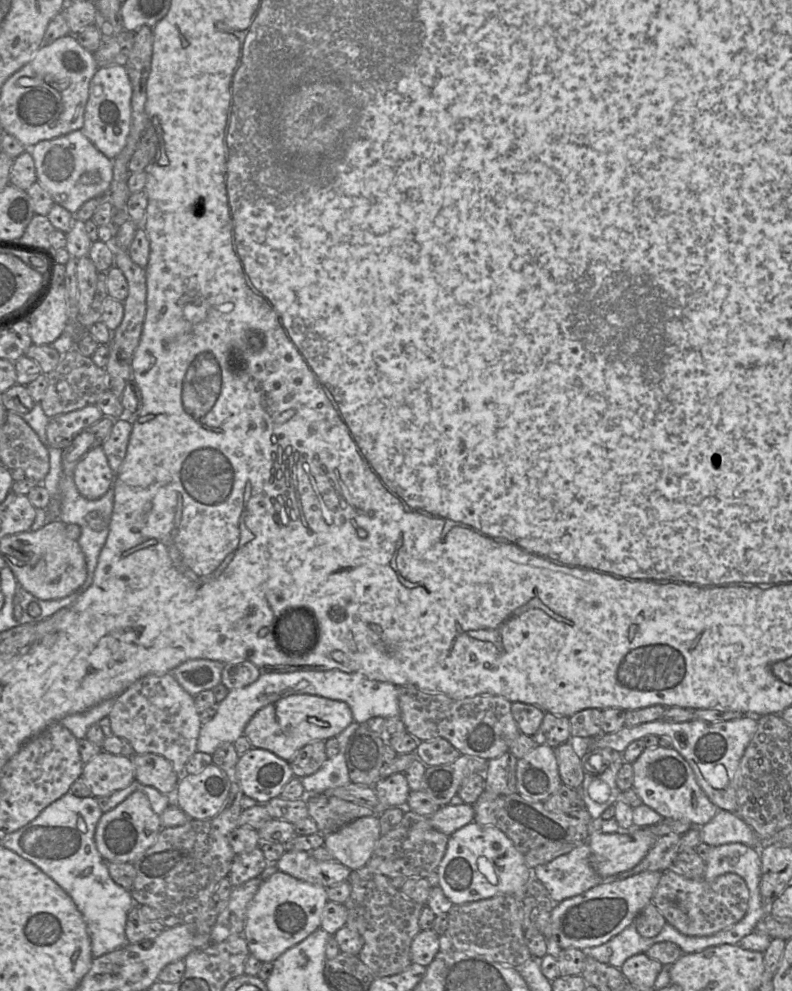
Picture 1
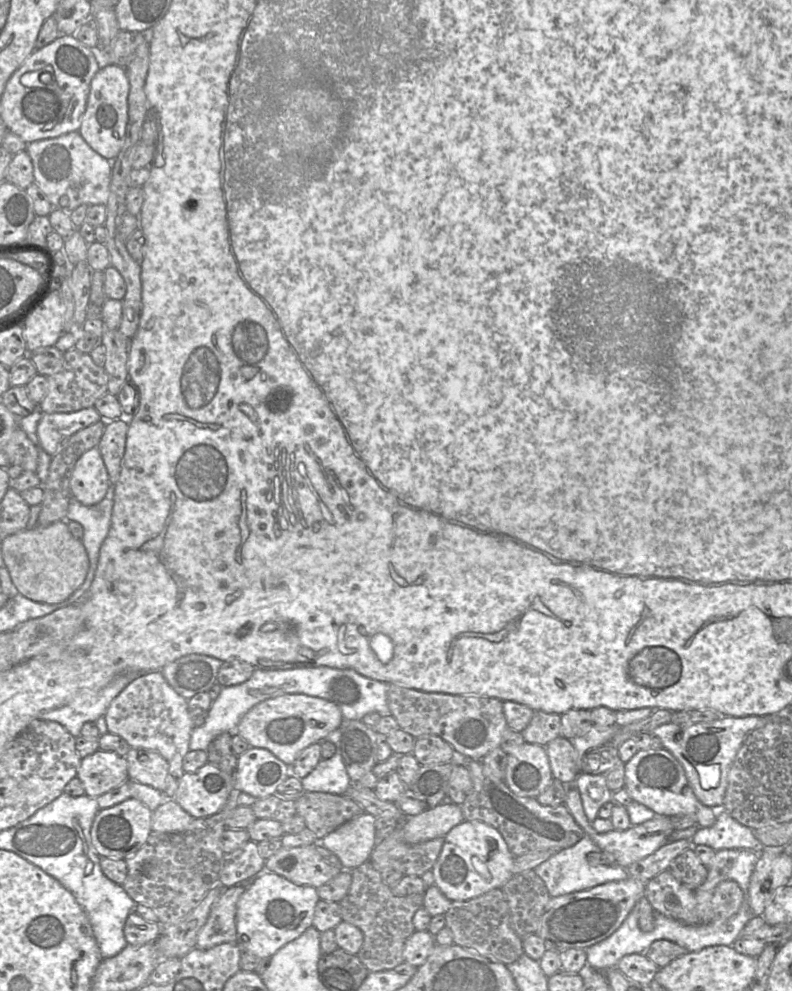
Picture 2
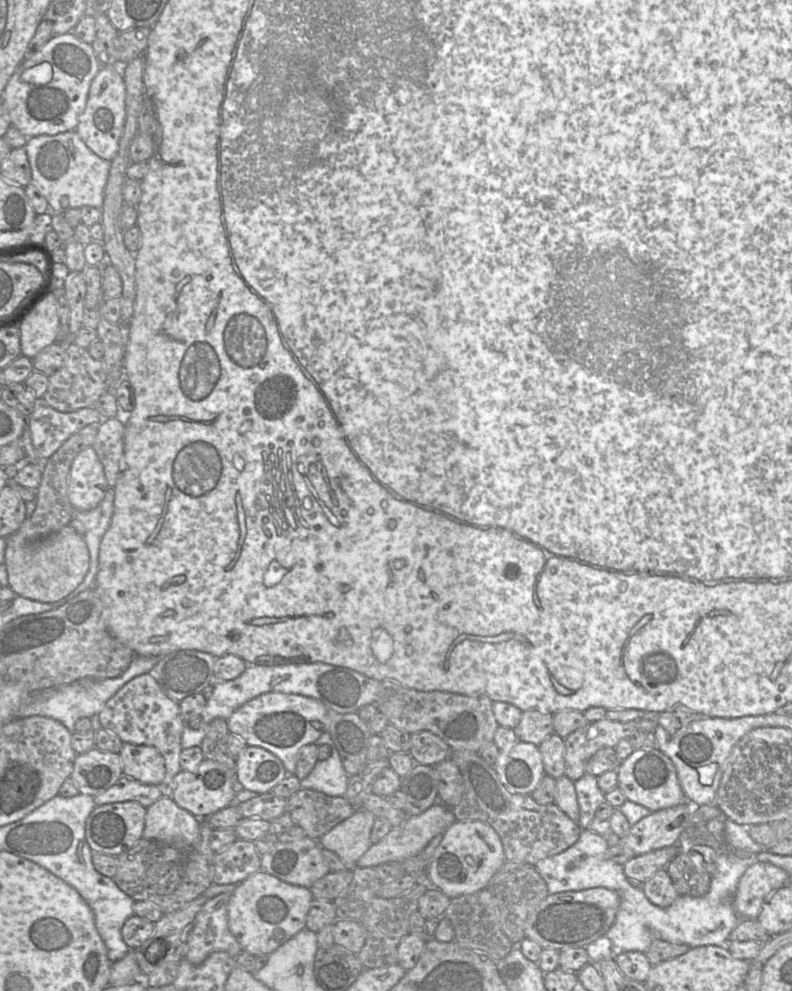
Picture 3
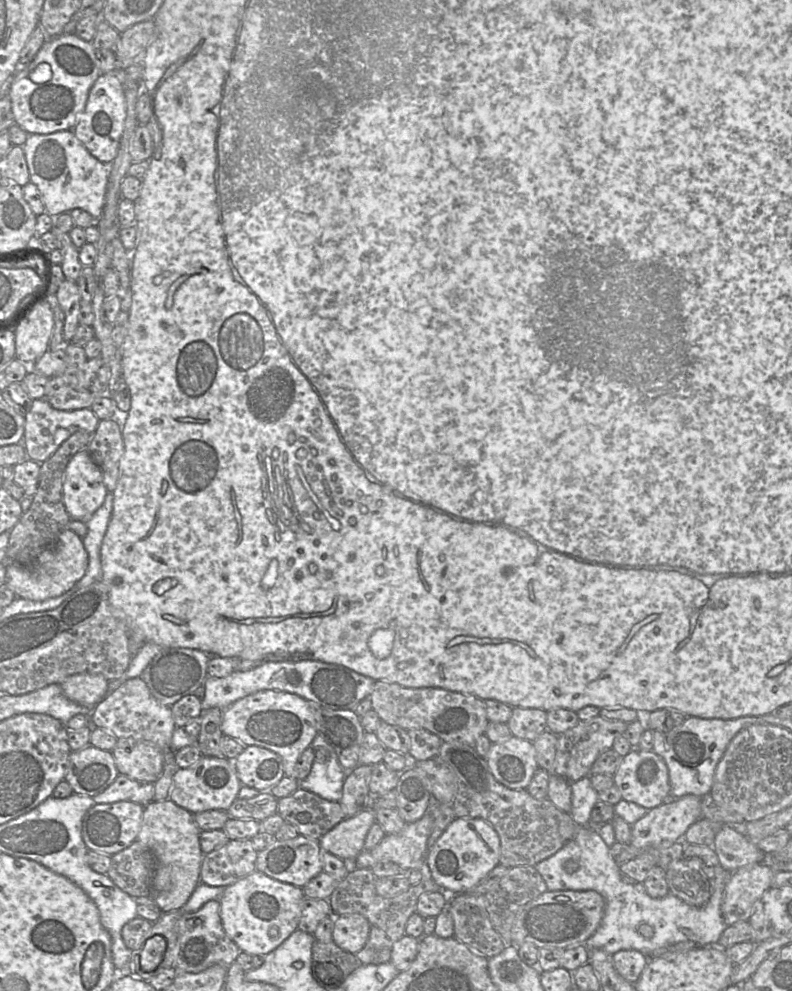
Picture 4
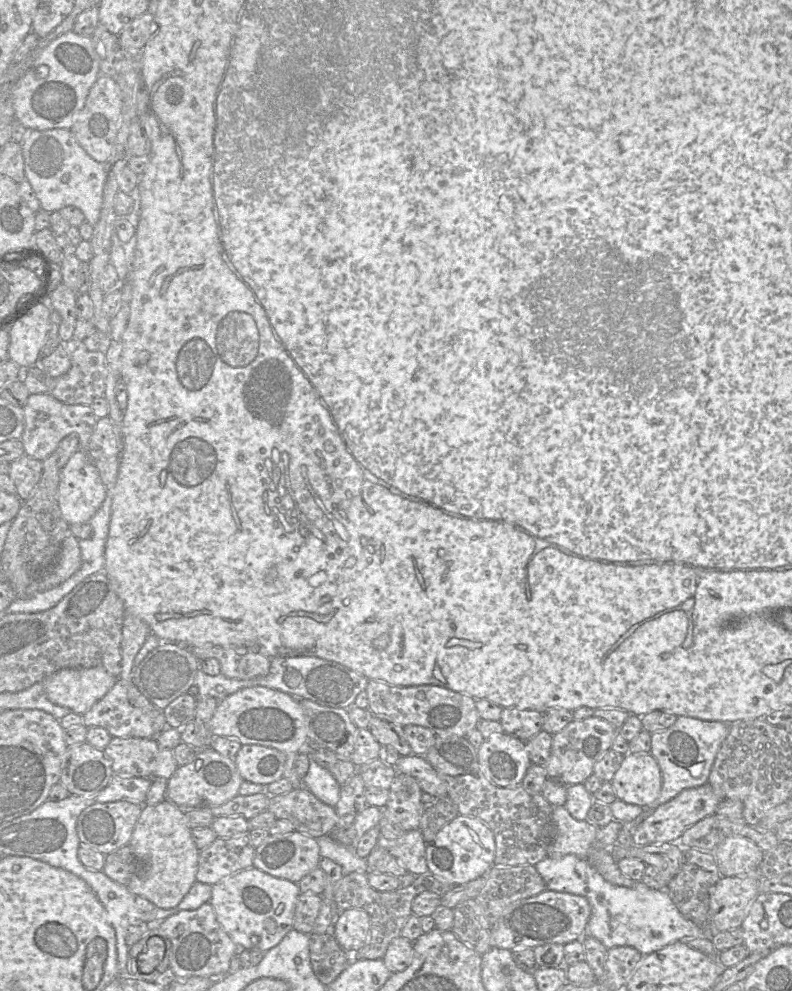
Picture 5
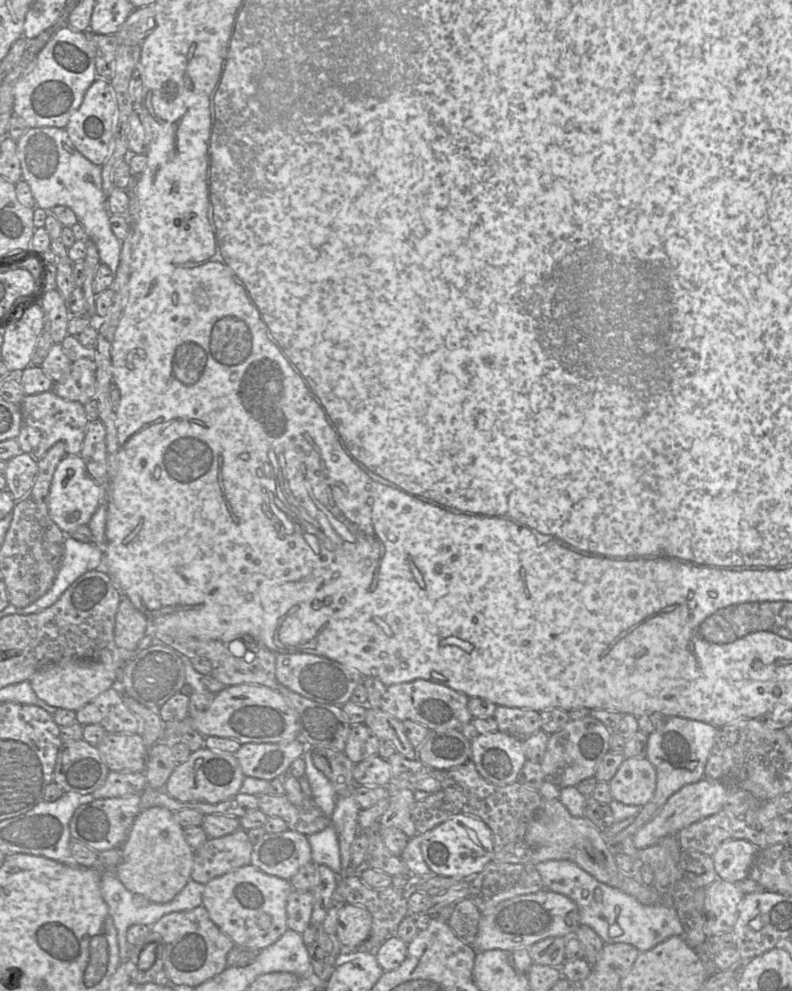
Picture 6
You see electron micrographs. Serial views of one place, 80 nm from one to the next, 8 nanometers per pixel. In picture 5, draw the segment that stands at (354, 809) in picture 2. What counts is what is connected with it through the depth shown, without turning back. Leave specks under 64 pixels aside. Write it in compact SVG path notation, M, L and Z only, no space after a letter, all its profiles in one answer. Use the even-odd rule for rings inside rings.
M305 787L270 796L267 810L276 819L289 821L295 831L315 839L331 833L338 823L335 807L325 804Z

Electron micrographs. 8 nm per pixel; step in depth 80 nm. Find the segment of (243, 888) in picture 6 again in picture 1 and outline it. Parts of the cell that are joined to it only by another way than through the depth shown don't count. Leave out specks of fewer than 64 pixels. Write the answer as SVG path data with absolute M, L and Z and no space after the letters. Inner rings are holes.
M277 871L264 880L252 899L242 933L250 955L260 962L274 962L287 949L297 945L320 928L323 908L328 901L326 888L298 880Z

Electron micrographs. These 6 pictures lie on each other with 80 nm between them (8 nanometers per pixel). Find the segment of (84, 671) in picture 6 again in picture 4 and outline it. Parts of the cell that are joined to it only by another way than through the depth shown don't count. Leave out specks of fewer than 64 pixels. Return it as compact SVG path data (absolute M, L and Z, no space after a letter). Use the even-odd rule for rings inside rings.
M82 673L67 677L60 685L68 699L93 709L108 694L109 681L100 674Z

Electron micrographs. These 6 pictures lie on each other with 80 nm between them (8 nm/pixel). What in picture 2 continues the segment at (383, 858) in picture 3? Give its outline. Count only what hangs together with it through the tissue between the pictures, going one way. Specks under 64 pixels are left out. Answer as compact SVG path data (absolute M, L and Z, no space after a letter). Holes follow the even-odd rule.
M440 803L433 808L425 809L420 814L405 816L400 823L402 838L409 844L417 844L444 837L463 821L464 817L459 805Z

